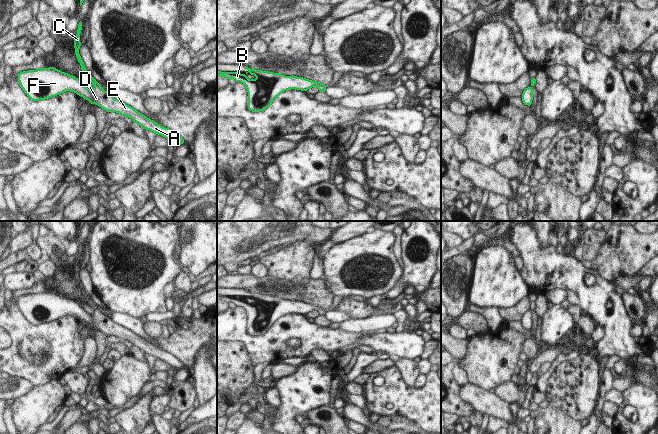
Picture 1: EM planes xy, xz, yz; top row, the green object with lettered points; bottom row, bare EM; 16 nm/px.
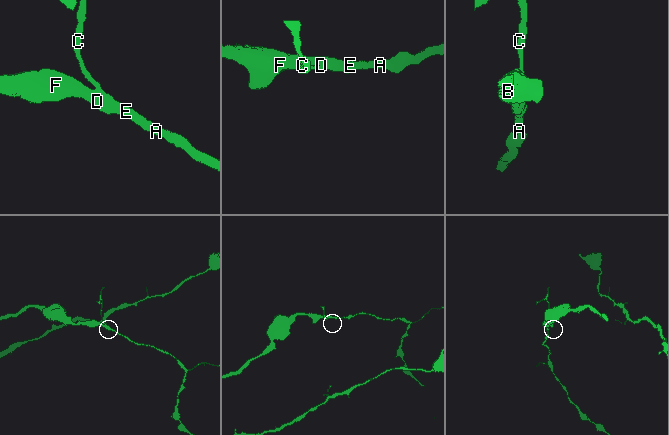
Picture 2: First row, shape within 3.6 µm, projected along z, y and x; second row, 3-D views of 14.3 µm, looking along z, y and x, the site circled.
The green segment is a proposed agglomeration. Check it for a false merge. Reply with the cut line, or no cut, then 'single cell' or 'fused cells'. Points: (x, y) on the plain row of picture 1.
no cut; single cell

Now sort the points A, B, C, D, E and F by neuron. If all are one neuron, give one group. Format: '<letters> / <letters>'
A B C D E F

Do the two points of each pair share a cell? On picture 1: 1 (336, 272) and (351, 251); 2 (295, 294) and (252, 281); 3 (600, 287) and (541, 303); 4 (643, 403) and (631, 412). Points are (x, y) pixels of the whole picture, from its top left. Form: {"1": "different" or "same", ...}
{"1": "same", "2": "same", "3": "different", "4": "different"}

